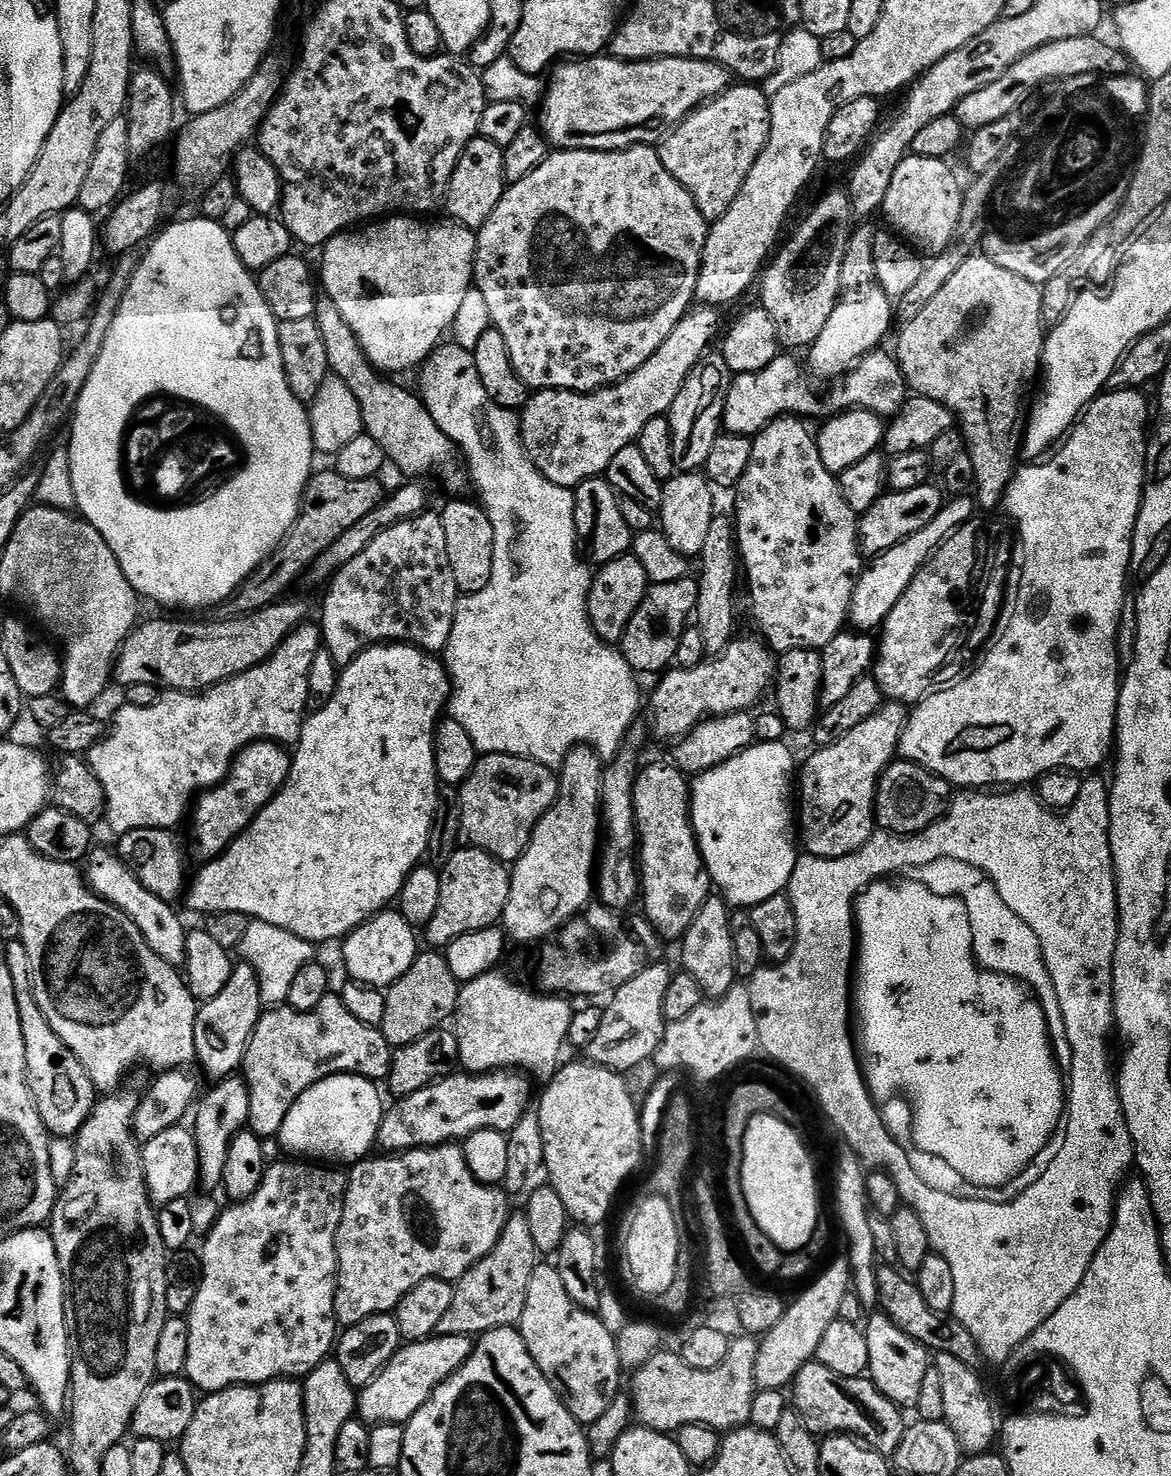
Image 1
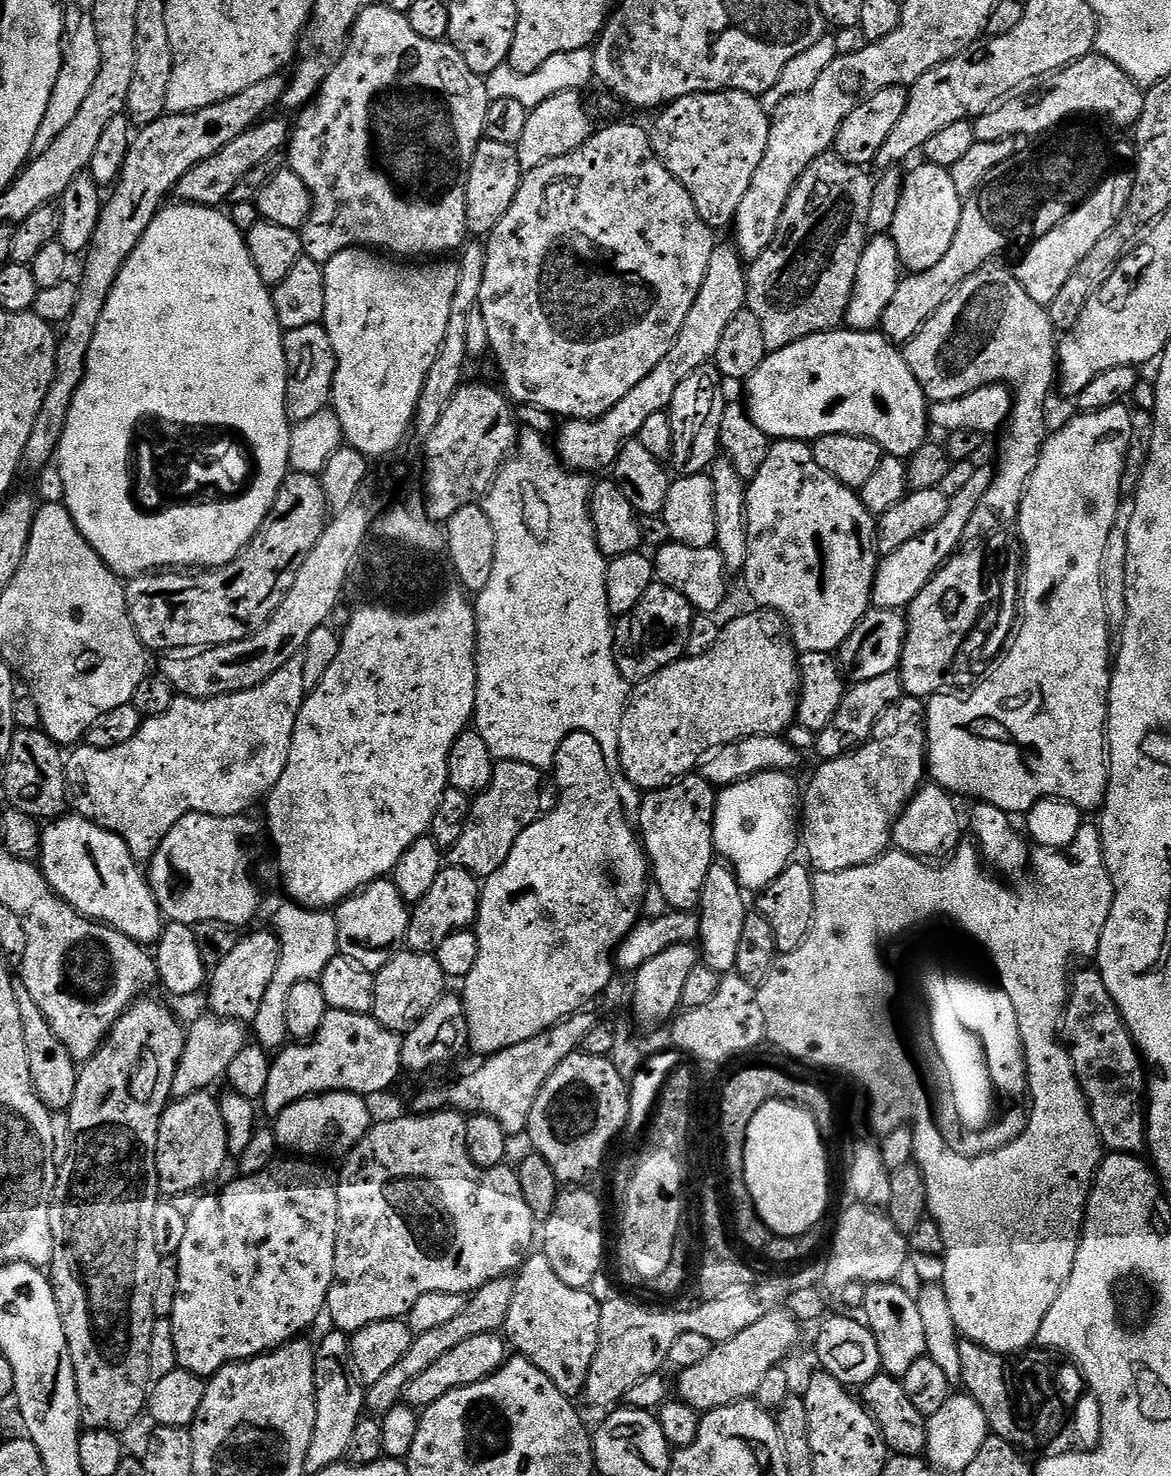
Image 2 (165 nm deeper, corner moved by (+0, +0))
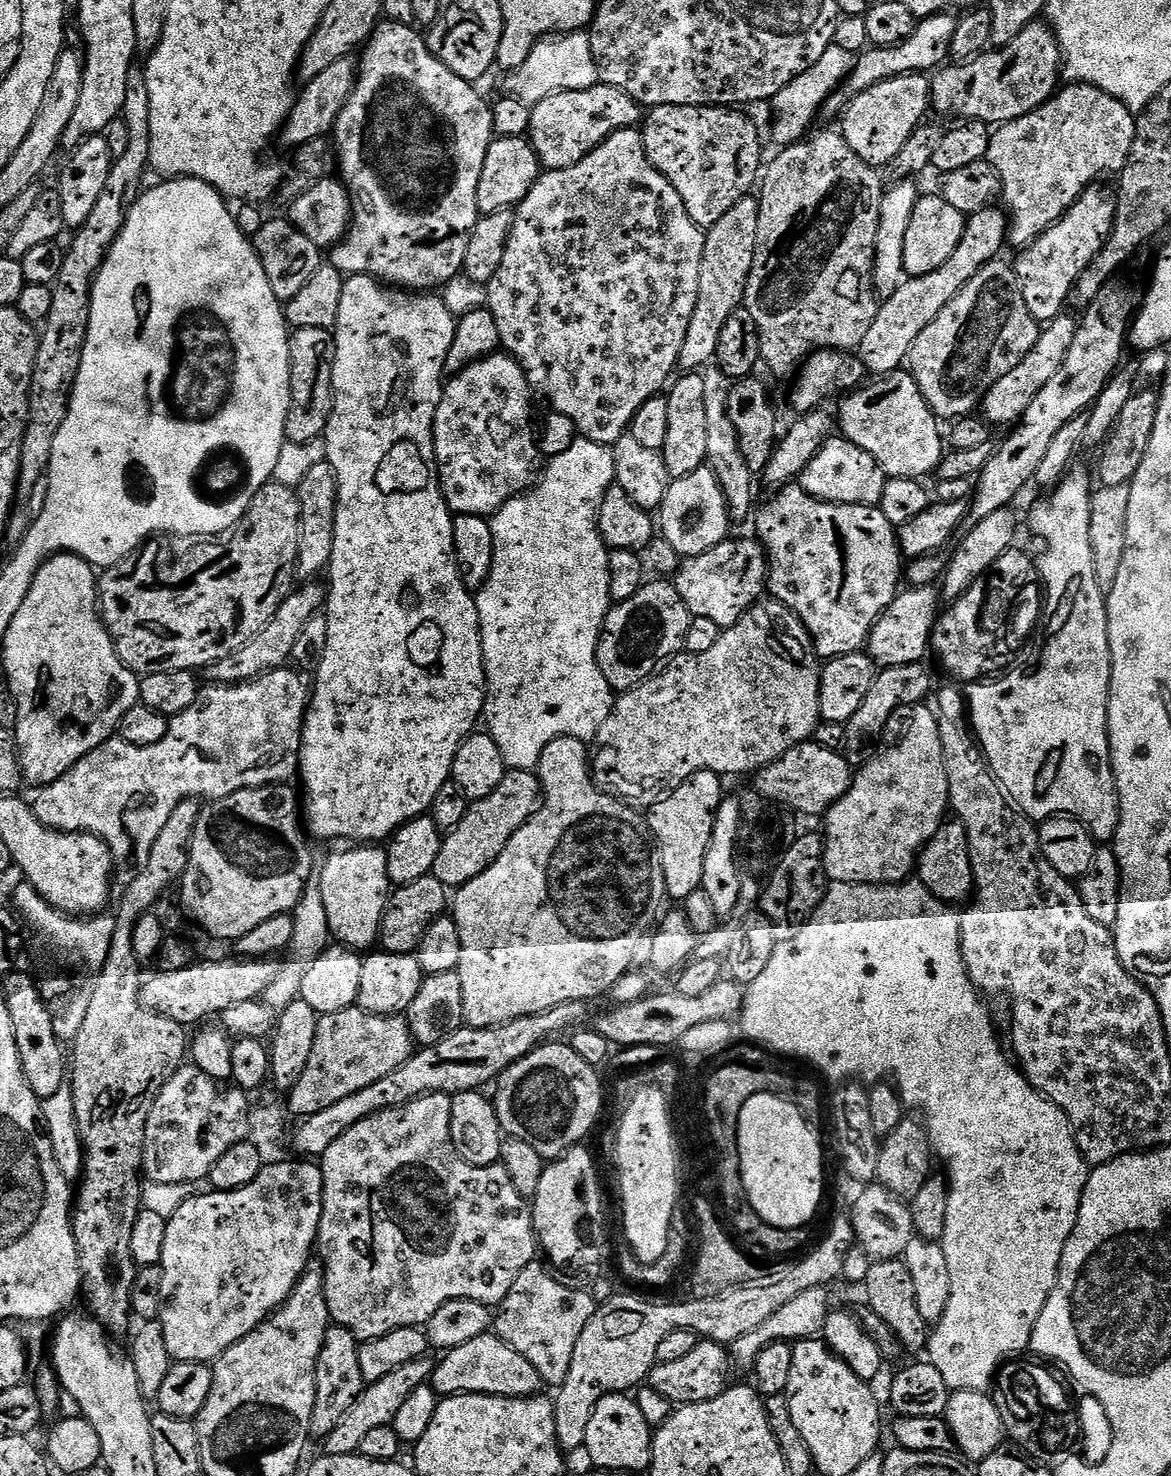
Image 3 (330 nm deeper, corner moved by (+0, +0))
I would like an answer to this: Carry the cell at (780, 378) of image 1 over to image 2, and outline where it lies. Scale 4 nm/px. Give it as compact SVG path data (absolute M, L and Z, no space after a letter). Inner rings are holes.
M833 330L810 334L777 352L769 352L762 366L746 381L746 407L754 426L773 441L803 440L814 442L830 434L861 436L872 440L890 456L907 458L917 452L929 439L930 401L924 395L918 378L910 370L903 351L883 332L853 332Z

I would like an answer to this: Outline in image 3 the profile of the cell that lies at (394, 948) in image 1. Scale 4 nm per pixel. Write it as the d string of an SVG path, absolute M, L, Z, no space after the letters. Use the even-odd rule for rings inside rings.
M348 846L345 852L336 852L324 864L324 869L319 869L318 879L322 890L322 903L326 906L328 930L333 937L336 936L341 945L353 950L368 950L380 939L380 923L384 912L388 909L388 898L393 891L393 884L388 880L386 862L388 853L380 846Z

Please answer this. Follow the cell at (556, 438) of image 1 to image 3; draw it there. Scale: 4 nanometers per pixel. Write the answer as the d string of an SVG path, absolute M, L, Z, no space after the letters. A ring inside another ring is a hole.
M755 195L743 196L719 222L707 229L702 250L702 274L698 278L698 302L686 330L686 339L682 342L679 367L685 373L692 374L703 370L715 361L718 350L718 338L726 327L730 314L744 303L746 282L754 266L754 246L758 234L759 199Z

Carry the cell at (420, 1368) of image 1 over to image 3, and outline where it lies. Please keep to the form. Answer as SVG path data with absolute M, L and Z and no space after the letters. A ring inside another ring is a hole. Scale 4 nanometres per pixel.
M485 1334L473 1338L470 1342L457 1348L447 1349L441 1360L435 1361L432 1369L430 1386L437 1397L450 1396L505 1396L506 1398L522 1398L534 1396L541 1391L542 1381L538 1370L518 1354L506 1342L502 1342L495 1334Z

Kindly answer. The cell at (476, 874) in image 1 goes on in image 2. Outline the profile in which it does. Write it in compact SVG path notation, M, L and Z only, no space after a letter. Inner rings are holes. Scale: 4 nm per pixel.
M451 866L441 867L438 878L434 878L434 884L430 886L426 896L411 909L408 917L407 947L414 952L432 954L452 932L475 925L481 887L481 881L472 873Z

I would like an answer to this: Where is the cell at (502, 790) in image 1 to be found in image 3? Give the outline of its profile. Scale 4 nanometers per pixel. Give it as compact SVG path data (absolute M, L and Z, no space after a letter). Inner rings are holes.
M505 771L498 787L486 794L486 798L473 800L466 810L466 818L458 822L453 832L441 839L438 858L434 861L432 875L442 882L445 888L455 890L466 882L478 878L506 850L506 842L534 818L544 798L544 787L540 785L540 777L535 771Z

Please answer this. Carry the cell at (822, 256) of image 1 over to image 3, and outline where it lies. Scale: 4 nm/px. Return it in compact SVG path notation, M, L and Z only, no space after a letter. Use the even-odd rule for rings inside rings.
M813 131L811 135L797 144L791 144L789 148L779 149L775 153L777 156L769 164L767 161L766 167L763 169L762 179L758 184L760 209L758 210L758 234L754 246L754 266L750 270L750 278L746 282L743 303L743 307L750 310L754 322L758 326L760 359L763 367L768 367L776 376L789 376L789 378L795 377L804 361L817 350L859 349L862 338L866 338L866 334L870 331L870 325L873 324L881 306L872 281L872 259L874 258L874 242L878 238L880 207L886 191L885 181L877 169L862 162L862 158L858 158L858 154L854 154L854 150L850 150L850 146L846 146L844 137L839 131L815 132Z

